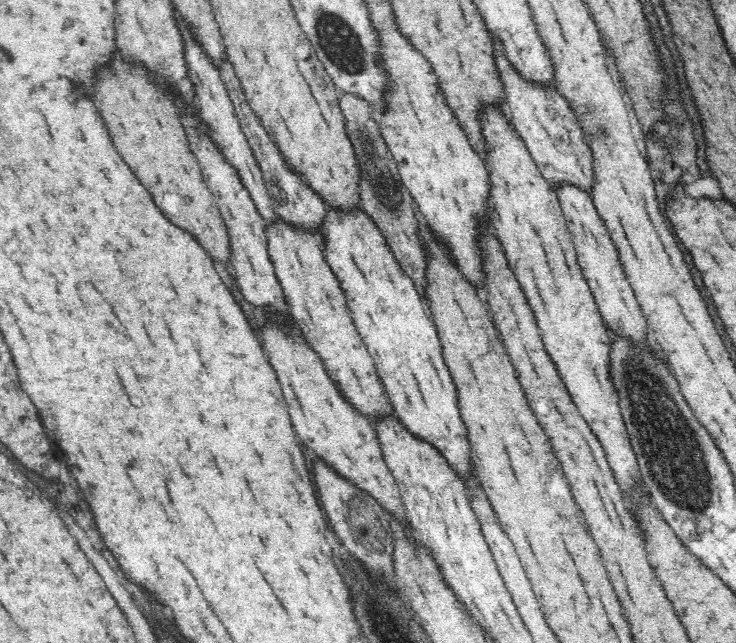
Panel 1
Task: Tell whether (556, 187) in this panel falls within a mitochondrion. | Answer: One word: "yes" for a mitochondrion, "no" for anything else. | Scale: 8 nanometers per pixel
no

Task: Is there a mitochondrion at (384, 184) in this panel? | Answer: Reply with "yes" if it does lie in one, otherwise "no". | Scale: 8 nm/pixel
yes

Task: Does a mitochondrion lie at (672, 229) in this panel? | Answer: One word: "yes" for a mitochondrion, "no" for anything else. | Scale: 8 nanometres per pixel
no

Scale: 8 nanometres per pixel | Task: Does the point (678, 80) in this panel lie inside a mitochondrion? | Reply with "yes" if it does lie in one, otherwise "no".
no

